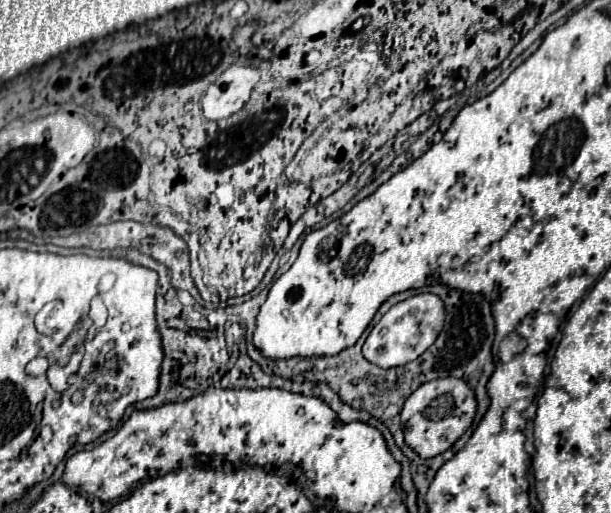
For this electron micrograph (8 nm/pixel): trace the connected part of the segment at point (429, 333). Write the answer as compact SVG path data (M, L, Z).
M421 293L415 297L409 297L397 305L393 305L381 321L371 329L365 345L363 345L363 357L369 363L375 363L383 369L399 367L409 361L415 361L421 353L425 353L441 333L445 323L445 309L437 295L433 293Z

